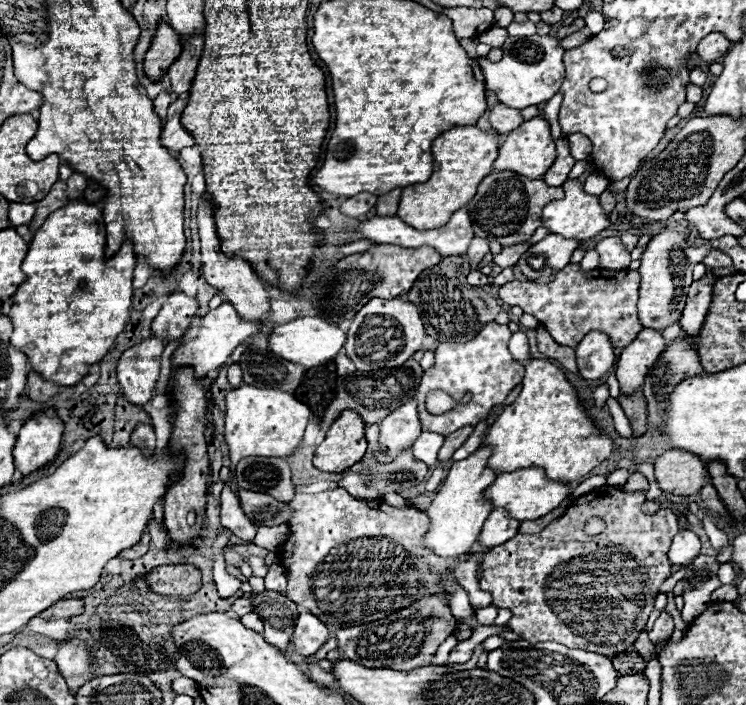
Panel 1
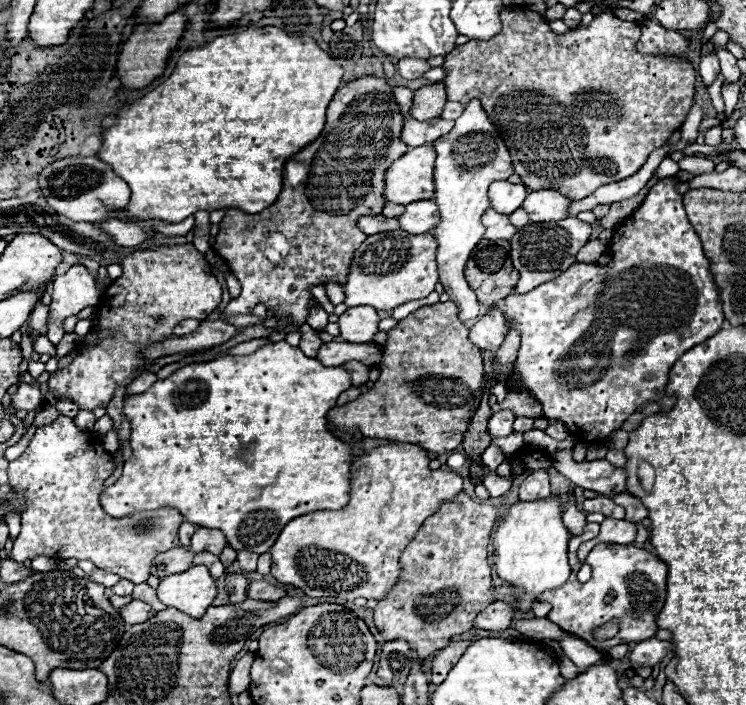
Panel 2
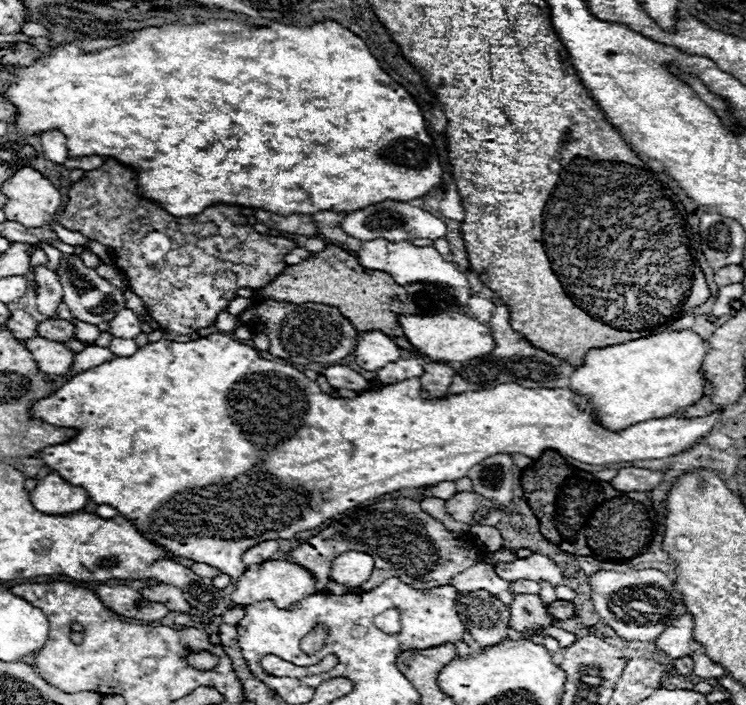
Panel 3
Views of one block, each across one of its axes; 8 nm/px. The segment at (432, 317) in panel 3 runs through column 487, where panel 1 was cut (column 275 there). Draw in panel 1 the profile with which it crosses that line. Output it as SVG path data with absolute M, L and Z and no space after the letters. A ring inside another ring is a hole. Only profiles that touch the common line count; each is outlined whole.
M302 316L292 322L274 326L272 334L268 336L268 348L274 354L282 356L288 362L296 362L304 368L326 364L328 360L332 360L338 354L338 350L344 346L344 342L346 342L346 334L336 324L326 322L324 318L318 318L318 316Z

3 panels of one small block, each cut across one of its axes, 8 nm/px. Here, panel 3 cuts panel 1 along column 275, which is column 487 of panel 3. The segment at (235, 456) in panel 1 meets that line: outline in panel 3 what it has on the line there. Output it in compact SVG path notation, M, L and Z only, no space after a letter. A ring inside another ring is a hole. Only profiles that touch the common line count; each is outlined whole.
M220 332L210 334L208 338L198 338L190 342L170 342L170 340L158 340L150 342L134 356L128 358L112 358L108 362L102 362L68 382L60 386L54 394L38 400L32 408L30 414L42 422L48 422L52 426L62 426L62 428L74 428L76 436L70 438L64 444L48 446L44 448L38 456L42 462L50 468L50 472L60 474L66 478L68 484L80 486L88 492L88 498L96 504L110 504L116 508L122 516L126 516L140 534L144 534L150 542L162 546L166 552L178 556L178 558L188 558L194 562L204 562L208 566L214 566L228 574L232 580L238 580L242 576L240 570L240 558L242 552L254 546L256 542L264 540L278 540L278 538L294 538L294 534L302 530L310 530L320 526L324 520L332 518L338 512L350 510L358 506L364 500L378 498L382 494L390 494L402 488L420 488L420 486L432 486L438 482L454 482L458 478L464 478L466 472L482 462L488 456L494 454L524 454L532 460L538 460L544 450L556 450L558 454L566 458L580 460L584 464L612 464L612 462L632 462L632 460L650 460L650 458L668 458L680 452L686 452L690 446L694 446L706 432L712 430L712 426L720 420L722 412L714 412L706 418L678 418L678 416L666 416L666 418L652 418L646 422L638 422L622 432L606 432L600 426L596 426L594 418L590 412L582 408L582 404L588 404L586 398L574 396L568 388L524 388L518 384L502 384L490 390L474 390L474 392L462 392L454 394L444 400L424 400L420 398L420 380L410 378L406 382L382 386L376 390L368 390L358 394L356 398L332 398L320 390L320 386L312 380L308 380L300 370L286 366L286 364L276 364L270 360L260 358L258 350L242 344L238 340L232 340Z

